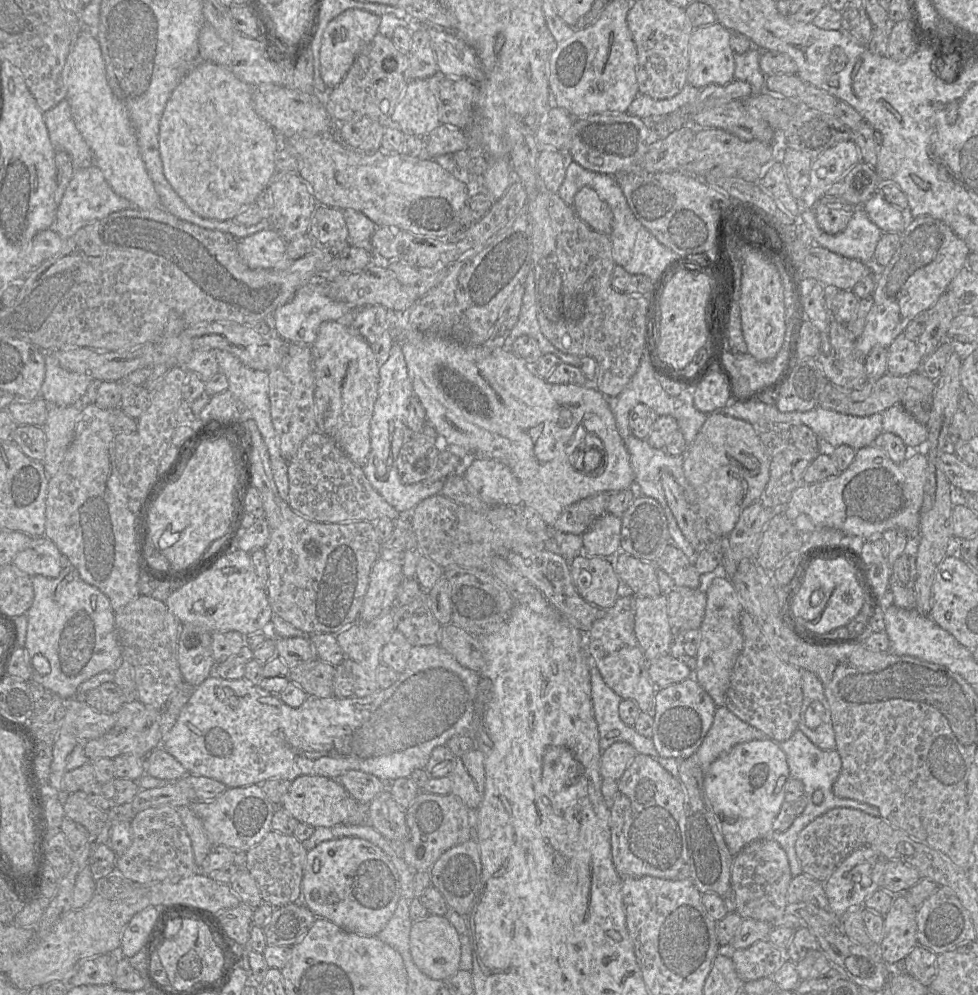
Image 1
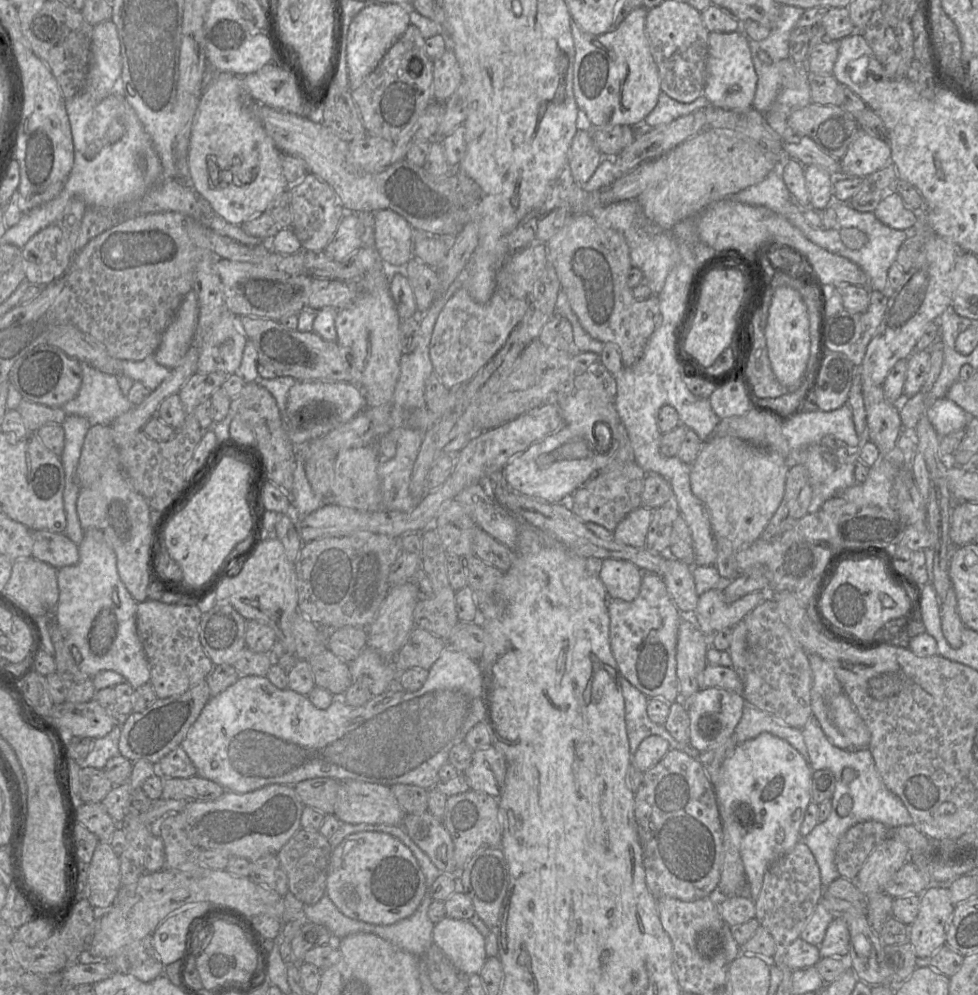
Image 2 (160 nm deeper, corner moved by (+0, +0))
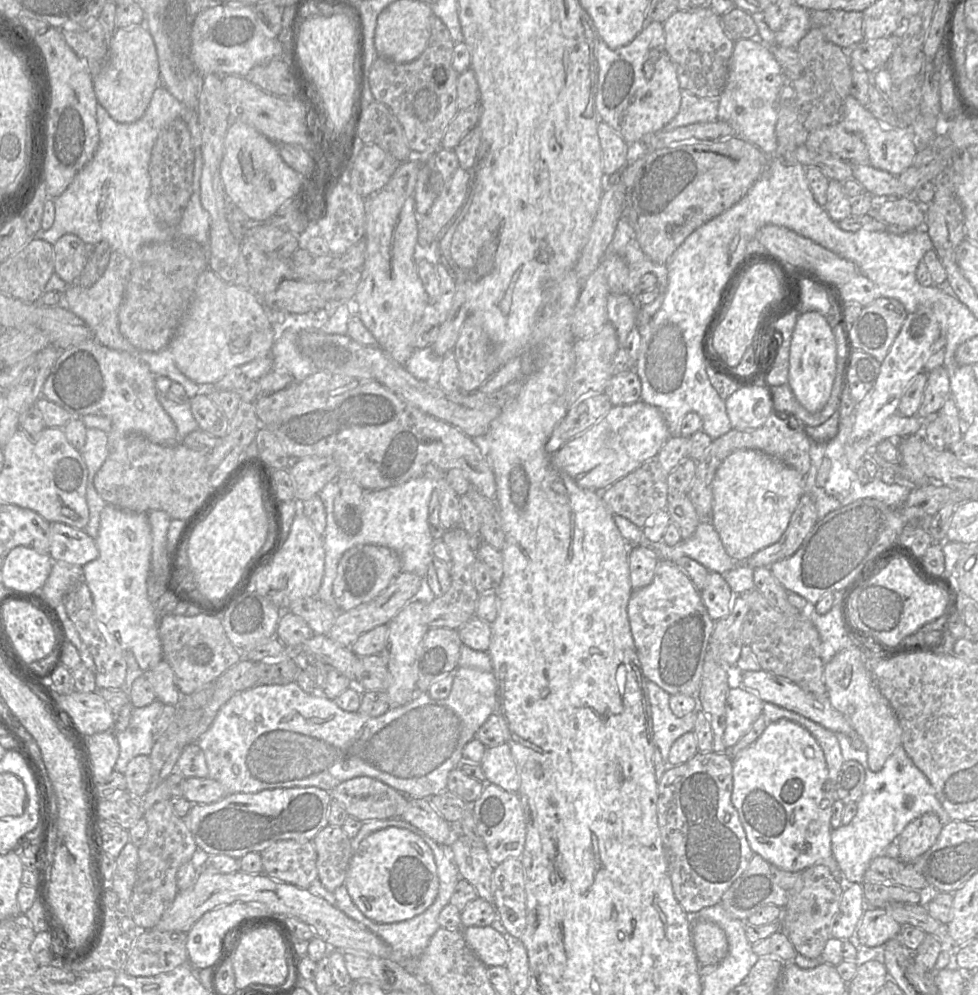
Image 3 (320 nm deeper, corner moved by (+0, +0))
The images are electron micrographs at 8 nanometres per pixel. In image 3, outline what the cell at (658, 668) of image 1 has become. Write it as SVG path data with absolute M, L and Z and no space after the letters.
M763 670L745 671L742 675L744 690L755 693L765 703L798 713L832 731L847 736L849 739L860 738L847 718L831 705L827 695L814 695L803 690L791 680Z

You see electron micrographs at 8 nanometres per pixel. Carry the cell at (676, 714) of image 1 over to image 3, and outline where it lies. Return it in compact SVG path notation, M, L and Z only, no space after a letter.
M731 688L726 700L725 730L722 743L732 748L762 715L764 702L755 693Z

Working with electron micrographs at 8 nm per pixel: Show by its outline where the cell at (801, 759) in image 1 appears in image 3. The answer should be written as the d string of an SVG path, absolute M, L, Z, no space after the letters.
M835 734L840 742L844 761L859 762L866 770L866 779L862 797L856 802L856 815L849 824L833 829L831 848L844 876L844 882L862 883L871 861L887 853L887 848L910 822L928 813L936 814L943 824L950 820L928 778L914 765L901 746L890 755L881 770L873 772L868 769L866 750L853 748L847 736Z

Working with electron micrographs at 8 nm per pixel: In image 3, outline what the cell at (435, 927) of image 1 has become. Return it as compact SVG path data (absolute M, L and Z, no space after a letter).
M491 926L462 928L467 946L487 966L505 966L510 947L503 935Z

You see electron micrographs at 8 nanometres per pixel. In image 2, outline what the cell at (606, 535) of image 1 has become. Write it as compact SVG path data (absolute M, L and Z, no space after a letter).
M639 507L627 514L613 530L613 539L633 547L644 547L652 508Z

